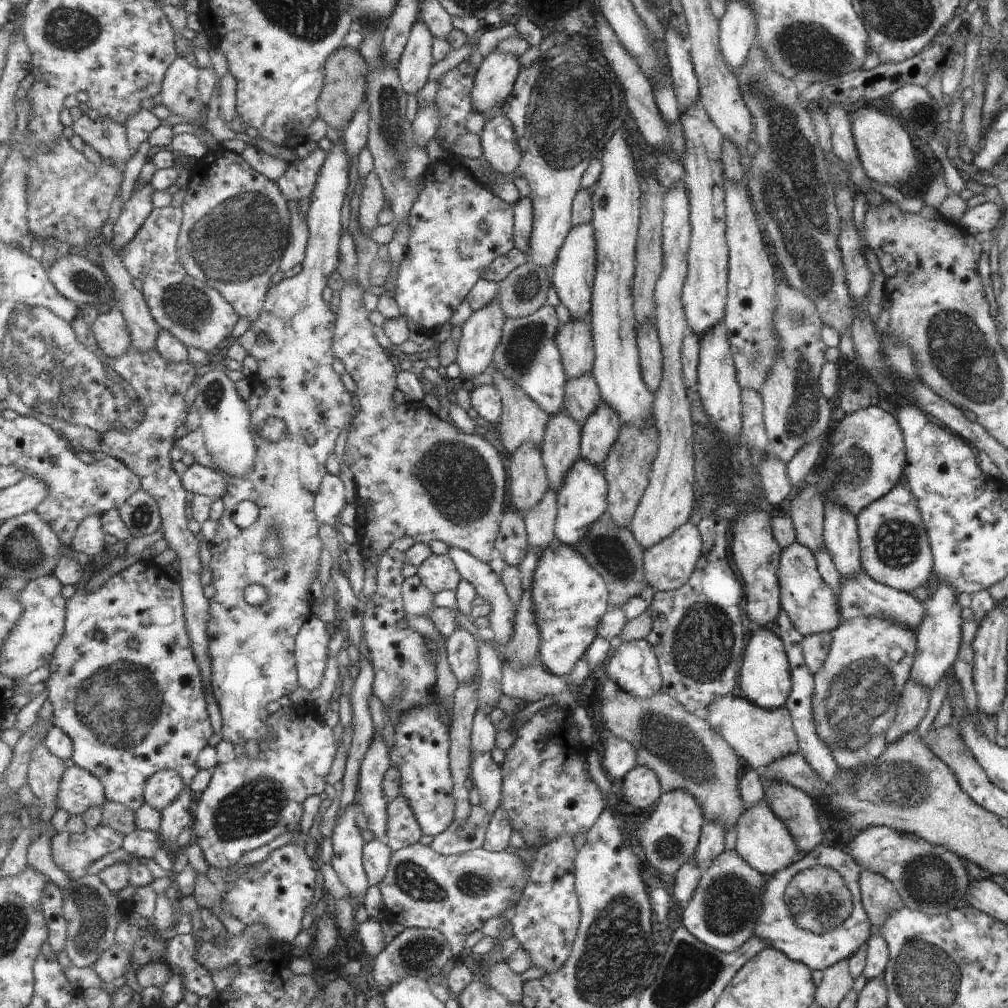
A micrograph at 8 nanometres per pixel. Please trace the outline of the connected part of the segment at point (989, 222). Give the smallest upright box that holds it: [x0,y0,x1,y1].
[950,201,1002,235]

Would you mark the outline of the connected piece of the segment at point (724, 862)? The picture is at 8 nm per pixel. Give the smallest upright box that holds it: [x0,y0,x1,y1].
[683,849,766,954]

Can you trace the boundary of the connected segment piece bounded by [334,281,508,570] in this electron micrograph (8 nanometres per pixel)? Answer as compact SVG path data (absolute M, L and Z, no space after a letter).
M347 282L342 290L337 336L334 350L357 384L355 396L361 404L360 414L354 420L348 434L344 462L353 471L357 483L357 503L360 516L356 524L357 543L364 558L366 570L371 565L380 566L386 551L396 540L404 536L416 538L418 543L442 539L454 548L466 549L480 560L488 563L493 559L496 540L500 536L500 520L506 506L508 470L502 456L482 435L462 432L451 420L442 420L424 402L397 405L394 394L399 389L401 367L393 353L376 338L376 324L370 320L371 311L364 302L363 286L359 282Z

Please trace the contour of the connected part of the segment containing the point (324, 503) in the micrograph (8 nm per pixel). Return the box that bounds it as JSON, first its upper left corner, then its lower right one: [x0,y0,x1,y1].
[316,474,348,526]

